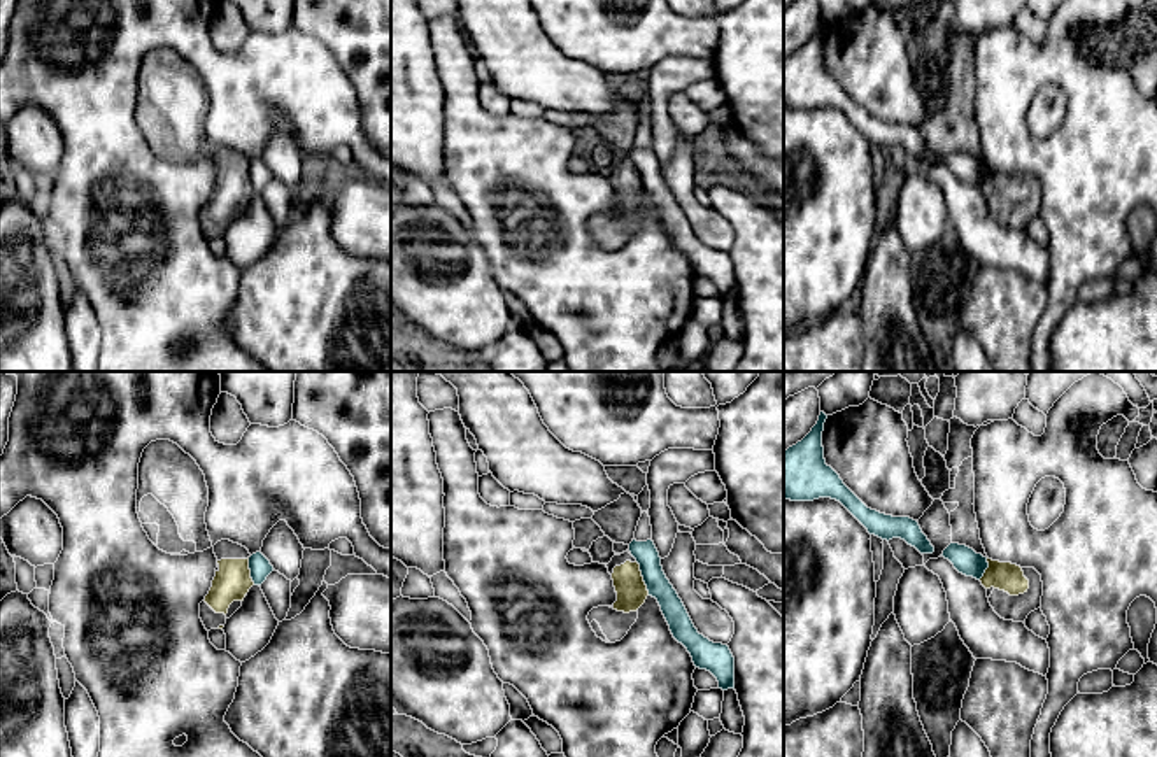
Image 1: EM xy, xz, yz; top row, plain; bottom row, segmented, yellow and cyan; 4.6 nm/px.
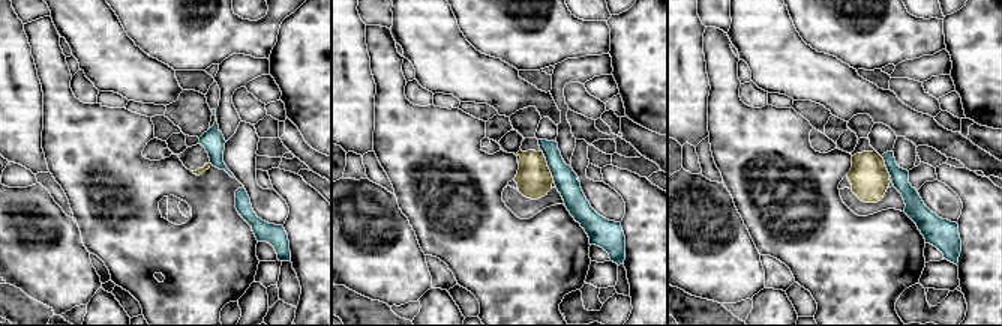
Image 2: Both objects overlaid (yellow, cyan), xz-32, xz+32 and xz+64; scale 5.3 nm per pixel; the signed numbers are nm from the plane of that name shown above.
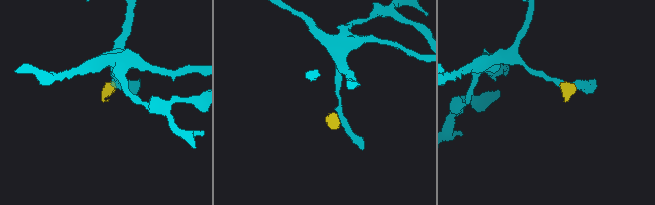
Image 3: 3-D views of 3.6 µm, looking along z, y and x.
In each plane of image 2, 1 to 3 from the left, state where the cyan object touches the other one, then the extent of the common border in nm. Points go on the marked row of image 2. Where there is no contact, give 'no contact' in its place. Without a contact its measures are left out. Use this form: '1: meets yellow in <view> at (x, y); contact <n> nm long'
1: no contact
2: meets yellow in xz+32 at (546, 166); contact 190 nm long
3: meets yellow in xz+64 at (884, 166); contact 120 nm long

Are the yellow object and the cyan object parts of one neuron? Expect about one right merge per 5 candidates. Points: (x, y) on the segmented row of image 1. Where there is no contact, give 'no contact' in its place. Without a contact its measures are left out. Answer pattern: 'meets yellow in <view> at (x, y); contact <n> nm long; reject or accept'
meets yellow in xz at (642, 579); contact 170 nm long; reject

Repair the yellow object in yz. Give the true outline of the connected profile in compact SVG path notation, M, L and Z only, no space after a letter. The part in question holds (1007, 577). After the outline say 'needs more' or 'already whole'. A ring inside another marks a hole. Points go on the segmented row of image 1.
M987 557L989 568L980 578L985 589L994 589L989 603L994 612L1013 622L1026 622L1027 615L1041 606L1043 582L1034 568L1020 568Z; needs more

